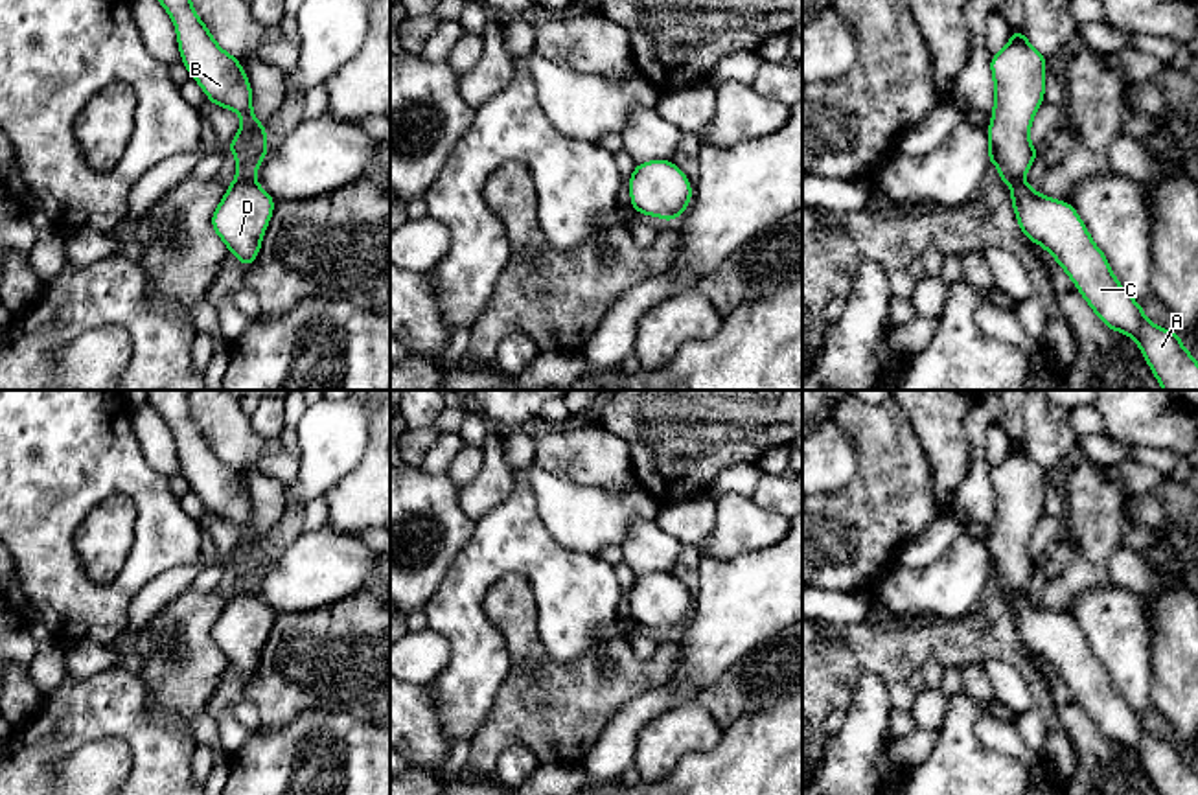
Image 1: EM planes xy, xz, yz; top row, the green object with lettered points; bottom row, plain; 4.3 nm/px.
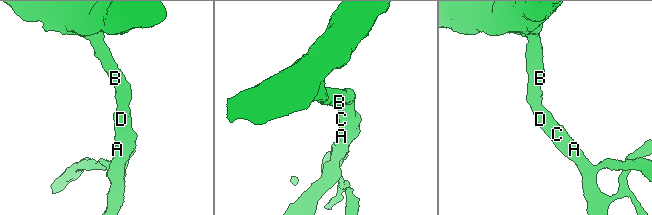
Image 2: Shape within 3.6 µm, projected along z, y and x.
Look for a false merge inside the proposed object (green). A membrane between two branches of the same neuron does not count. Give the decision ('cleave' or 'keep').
keep

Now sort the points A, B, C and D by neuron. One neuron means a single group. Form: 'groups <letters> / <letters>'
groups A B C D

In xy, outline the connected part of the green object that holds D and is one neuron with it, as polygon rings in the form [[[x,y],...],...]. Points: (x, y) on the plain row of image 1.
[[[147,390],[177,442],[180,473],[206,510],[236,523],[241,539],[225,563],[236,567],[237,587],[212,628],[212,640],[236,666],[243,681],[256,674],[276,613],[254,593],[267,569],[267,541],[252,524],[252,501],[239,471],[226,466],[191,418],[188,390]]]

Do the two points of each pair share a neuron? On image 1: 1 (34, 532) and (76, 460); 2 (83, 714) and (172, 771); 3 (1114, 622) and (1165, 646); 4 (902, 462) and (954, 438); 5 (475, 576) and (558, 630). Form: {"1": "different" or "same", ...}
{"1": "same", "2": "same", "3": "different", "4": "different", "5": "same"}

